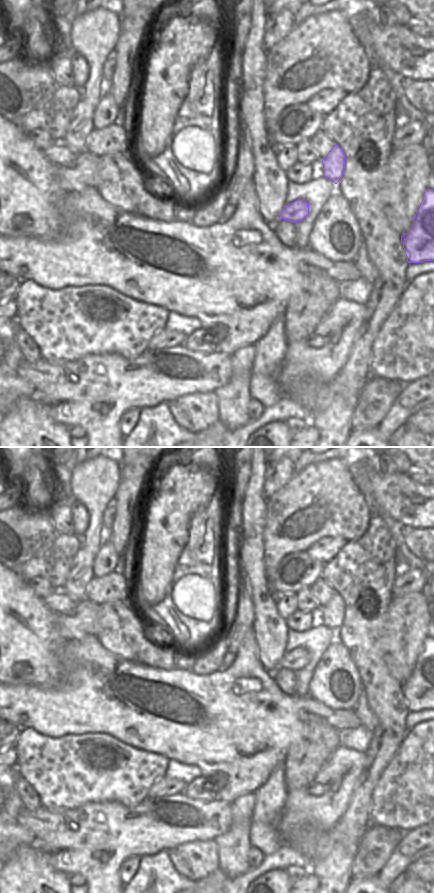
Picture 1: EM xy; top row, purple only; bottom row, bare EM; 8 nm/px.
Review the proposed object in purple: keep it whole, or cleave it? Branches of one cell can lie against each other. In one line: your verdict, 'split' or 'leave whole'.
split

